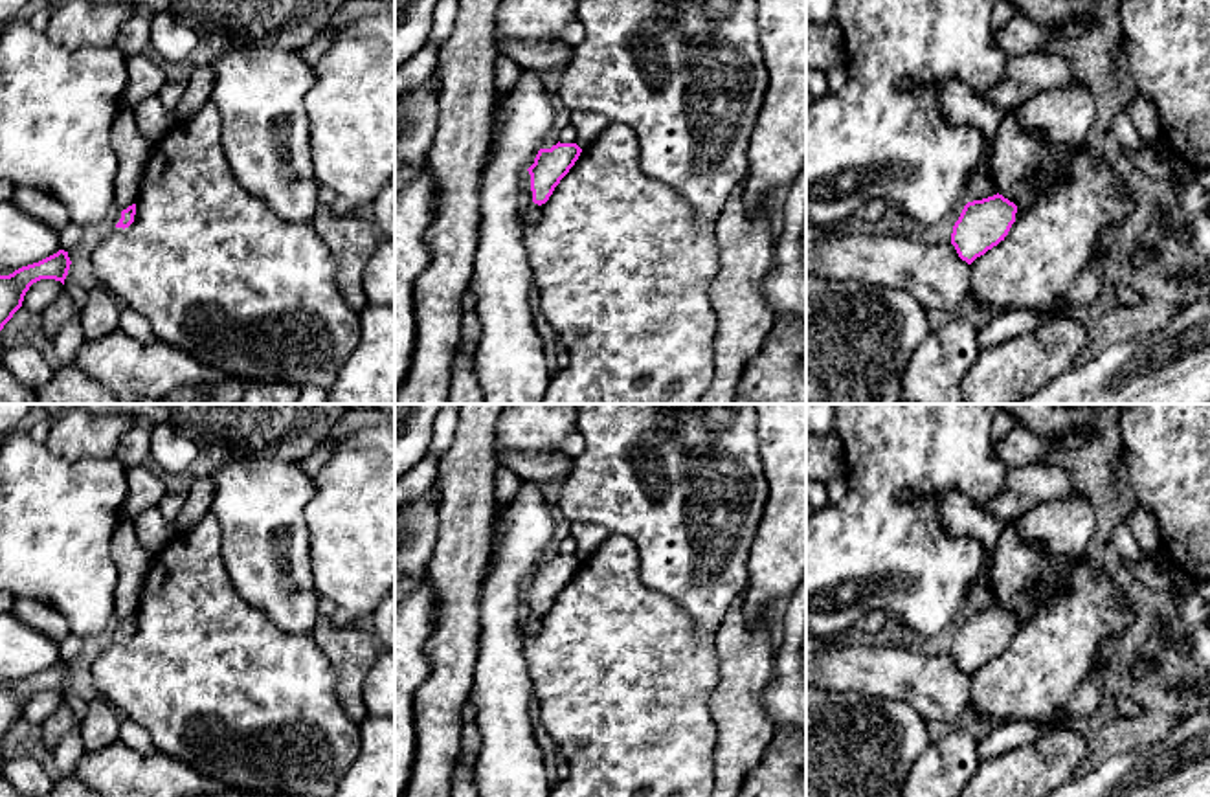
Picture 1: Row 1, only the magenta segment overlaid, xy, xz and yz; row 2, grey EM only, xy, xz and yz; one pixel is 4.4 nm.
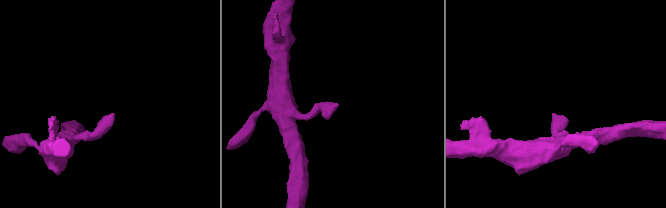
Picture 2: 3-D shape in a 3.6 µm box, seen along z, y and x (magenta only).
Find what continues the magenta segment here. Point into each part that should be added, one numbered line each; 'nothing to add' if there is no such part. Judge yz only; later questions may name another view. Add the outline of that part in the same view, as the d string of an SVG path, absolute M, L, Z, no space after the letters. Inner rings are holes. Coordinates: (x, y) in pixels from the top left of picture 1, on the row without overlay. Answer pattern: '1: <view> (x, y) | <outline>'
nothing to add

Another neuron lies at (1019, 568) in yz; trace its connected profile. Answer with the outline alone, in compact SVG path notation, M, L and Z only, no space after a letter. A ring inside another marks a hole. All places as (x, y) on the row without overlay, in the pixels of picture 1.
M1014 522L1001 534L990 577L999 606L1026 619L1037 610L1036 591L1065 586L1078 558L1050 555L1039 542L1025 542Z

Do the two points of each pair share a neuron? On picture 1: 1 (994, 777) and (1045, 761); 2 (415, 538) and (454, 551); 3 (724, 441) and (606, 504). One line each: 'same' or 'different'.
1: same
2: different
3: same

